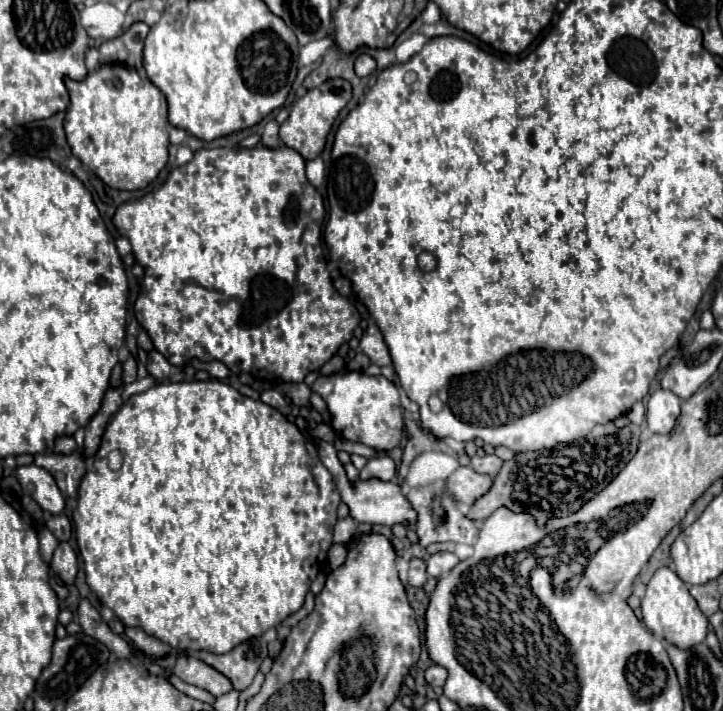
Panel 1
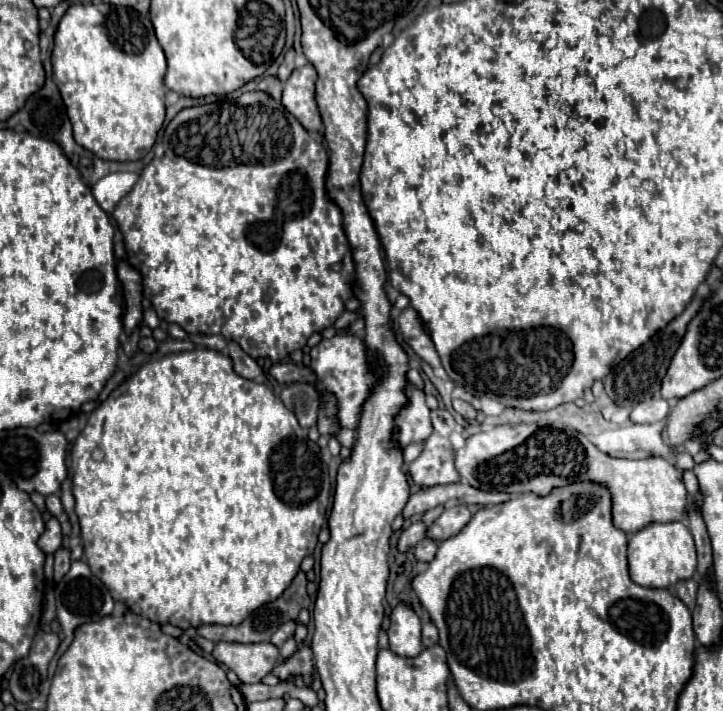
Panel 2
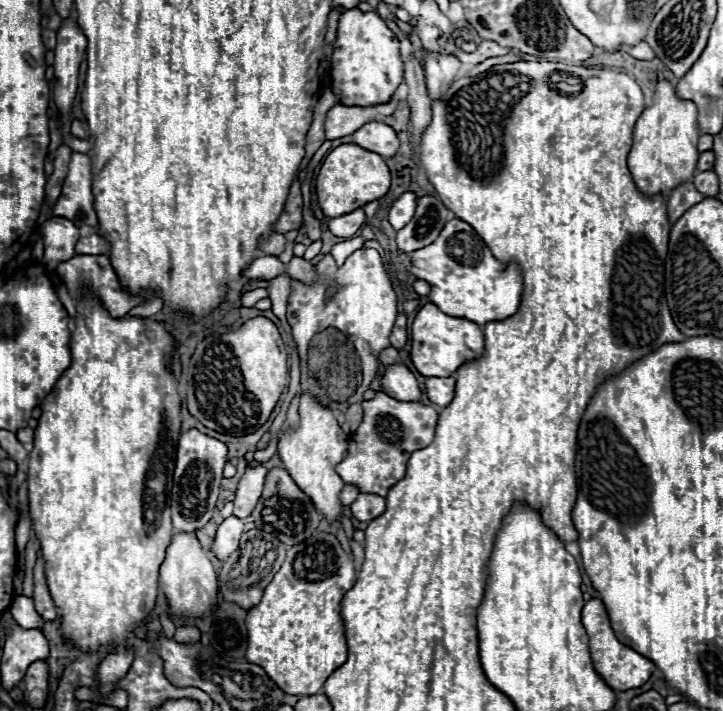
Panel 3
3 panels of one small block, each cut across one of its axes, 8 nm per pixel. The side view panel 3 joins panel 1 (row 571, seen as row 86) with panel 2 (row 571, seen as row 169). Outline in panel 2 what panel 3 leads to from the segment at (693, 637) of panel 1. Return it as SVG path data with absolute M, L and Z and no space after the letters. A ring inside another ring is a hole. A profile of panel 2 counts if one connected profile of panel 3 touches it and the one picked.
M682 522L650 524L632 534L628 540L630 578L644 588L672 588L682 580L690 580L696 572L696 548L690 530Z

